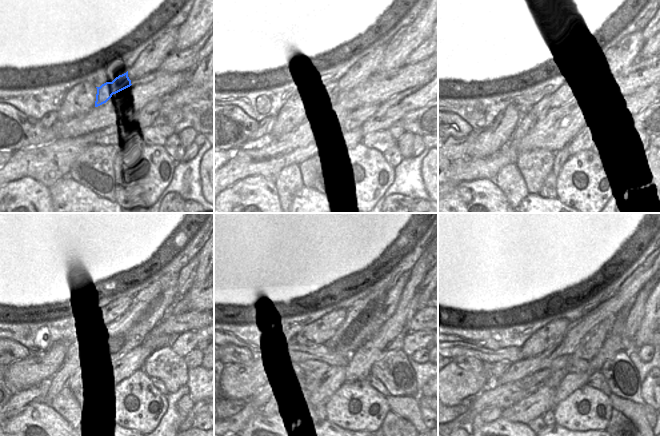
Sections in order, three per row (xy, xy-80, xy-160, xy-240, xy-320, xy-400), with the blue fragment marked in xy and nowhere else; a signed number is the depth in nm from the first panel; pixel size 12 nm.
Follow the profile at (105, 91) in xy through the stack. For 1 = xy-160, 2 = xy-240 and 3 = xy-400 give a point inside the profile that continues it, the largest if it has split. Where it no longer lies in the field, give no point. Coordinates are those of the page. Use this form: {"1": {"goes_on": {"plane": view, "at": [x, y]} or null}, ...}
{"1": {"goes_on": {"plane": "xy-160", "at": [527, 121]}}, "2": {"goes_on": {"plane": "xy-240", "at": [77, 352]}}, "3": {"goes_on": {"plane": "xy-400", "at": [490, 414]}}}

